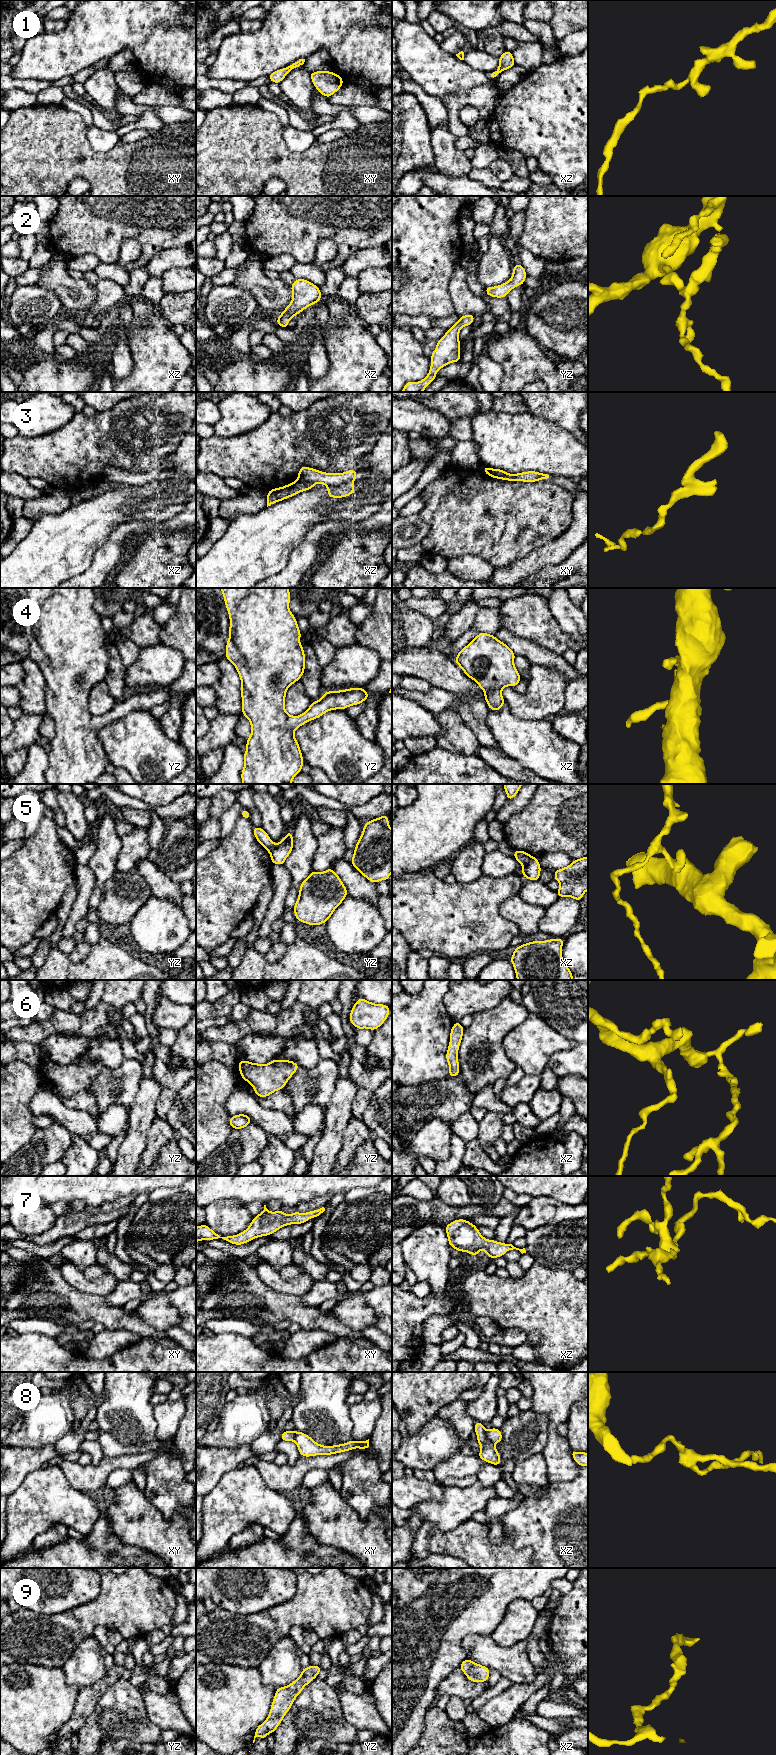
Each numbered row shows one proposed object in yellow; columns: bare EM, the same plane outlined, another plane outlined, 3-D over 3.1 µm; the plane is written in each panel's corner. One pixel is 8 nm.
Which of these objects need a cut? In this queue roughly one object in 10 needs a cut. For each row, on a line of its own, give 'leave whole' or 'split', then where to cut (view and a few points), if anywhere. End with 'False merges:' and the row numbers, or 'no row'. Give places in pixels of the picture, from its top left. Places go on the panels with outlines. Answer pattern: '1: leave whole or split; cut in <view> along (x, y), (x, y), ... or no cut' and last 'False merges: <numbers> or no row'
1: leave whole; no cut
2: leave whole; no cut
3: leave whole; no cut
4: leave whole; no cut
5: split; cut in xz along (532, 857), (522, 864)
6: leave whole; no cut
7: leave whole; no cut
8: leave whole; no cut
9: leave whole; no cut
False merges: 5

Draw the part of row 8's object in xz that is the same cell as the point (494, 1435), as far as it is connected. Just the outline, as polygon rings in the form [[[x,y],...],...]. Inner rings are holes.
[[[476,1421],[474,1431],[477,1434],[477,1442],[481,1447],[481,1451],[477,1456],[487,1463],[499,1466],[501,1457],[494,1444],[502,1441],[500,1429],[491,1428],[486,1430],[483,1423]]]

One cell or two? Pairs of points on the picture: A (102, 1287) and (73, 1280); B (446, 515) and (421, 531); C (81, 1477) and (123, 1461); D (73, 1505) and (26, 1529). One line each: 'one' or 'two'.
A: one
B: two
C: one
D: one

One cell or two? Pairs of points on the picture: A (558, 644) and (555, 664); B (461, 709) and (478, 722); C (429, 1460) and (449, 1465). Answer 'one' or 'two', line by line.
A: two
B: one
C: two

